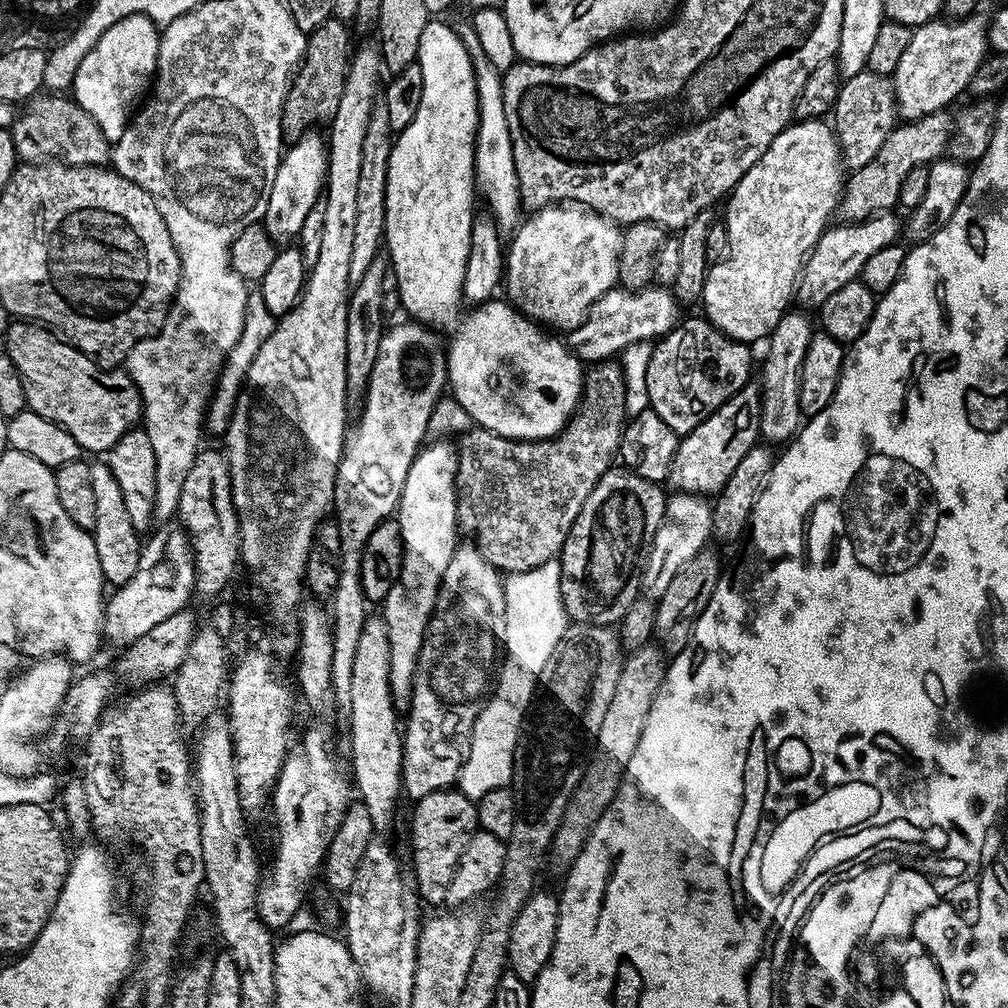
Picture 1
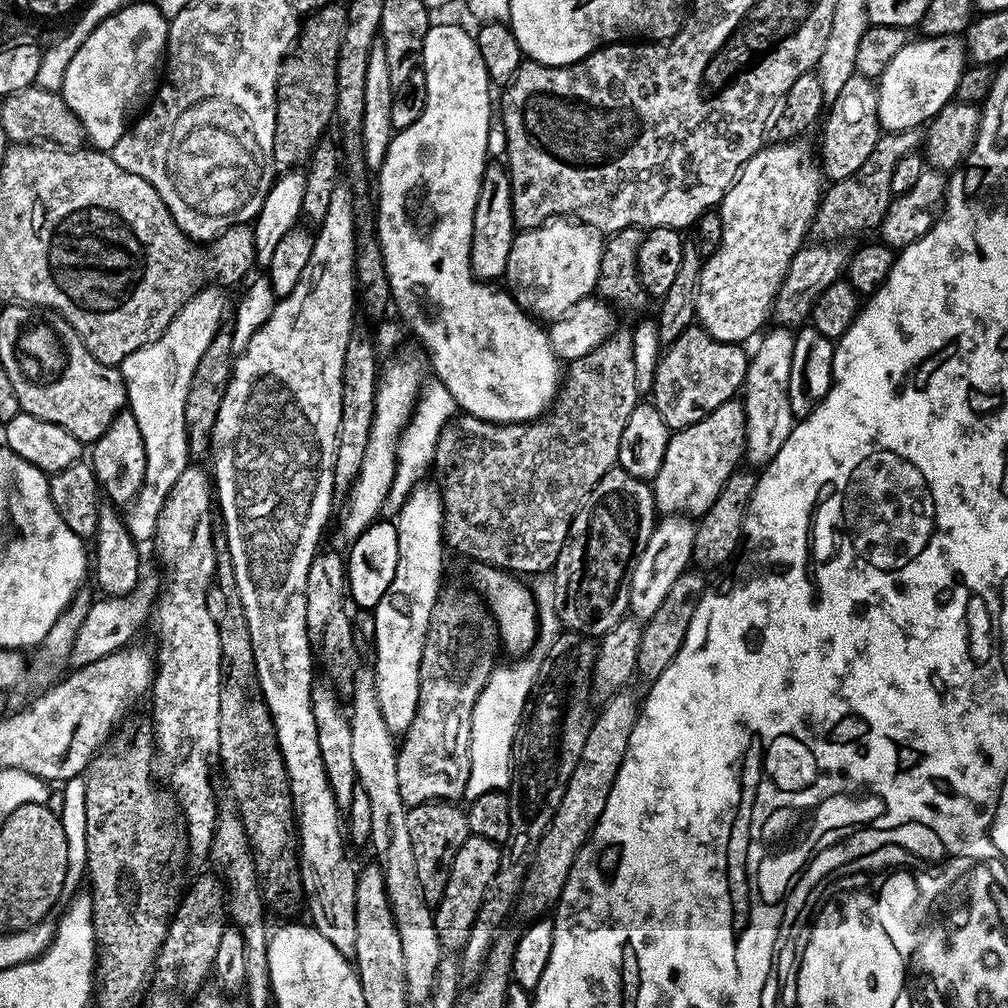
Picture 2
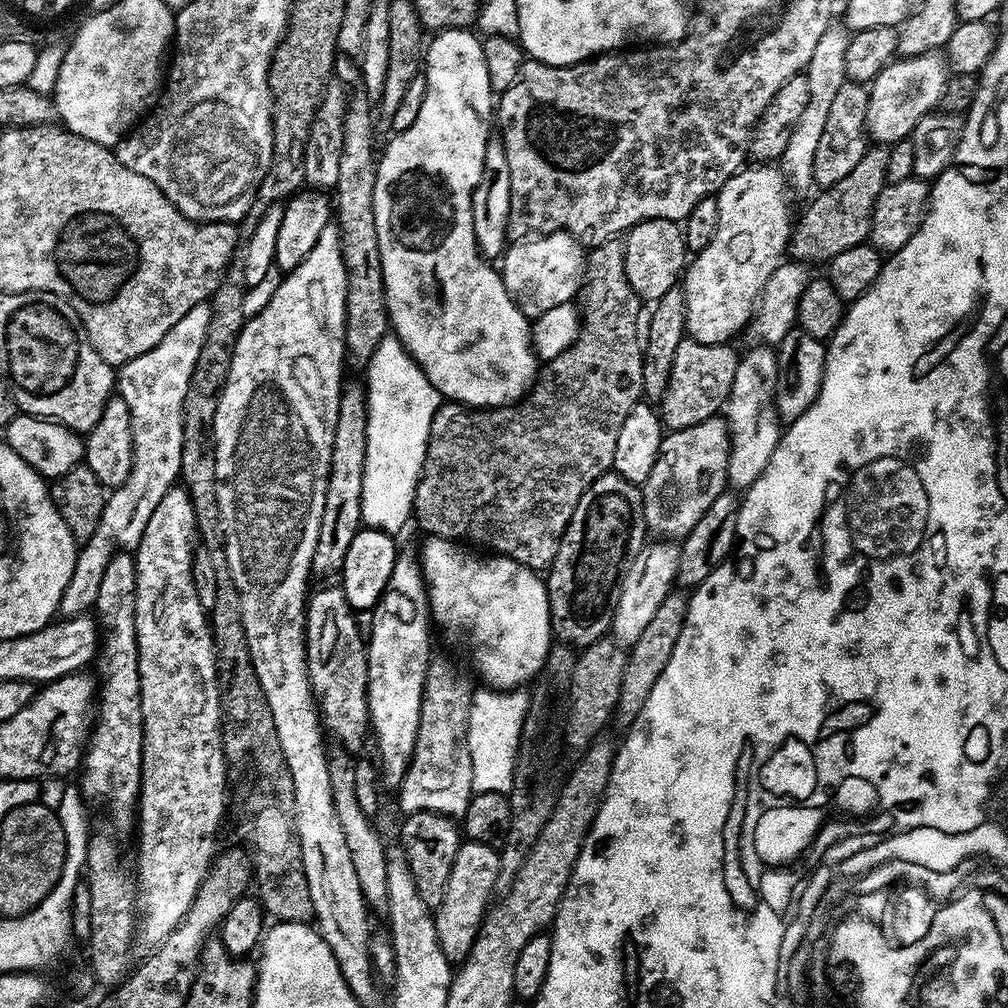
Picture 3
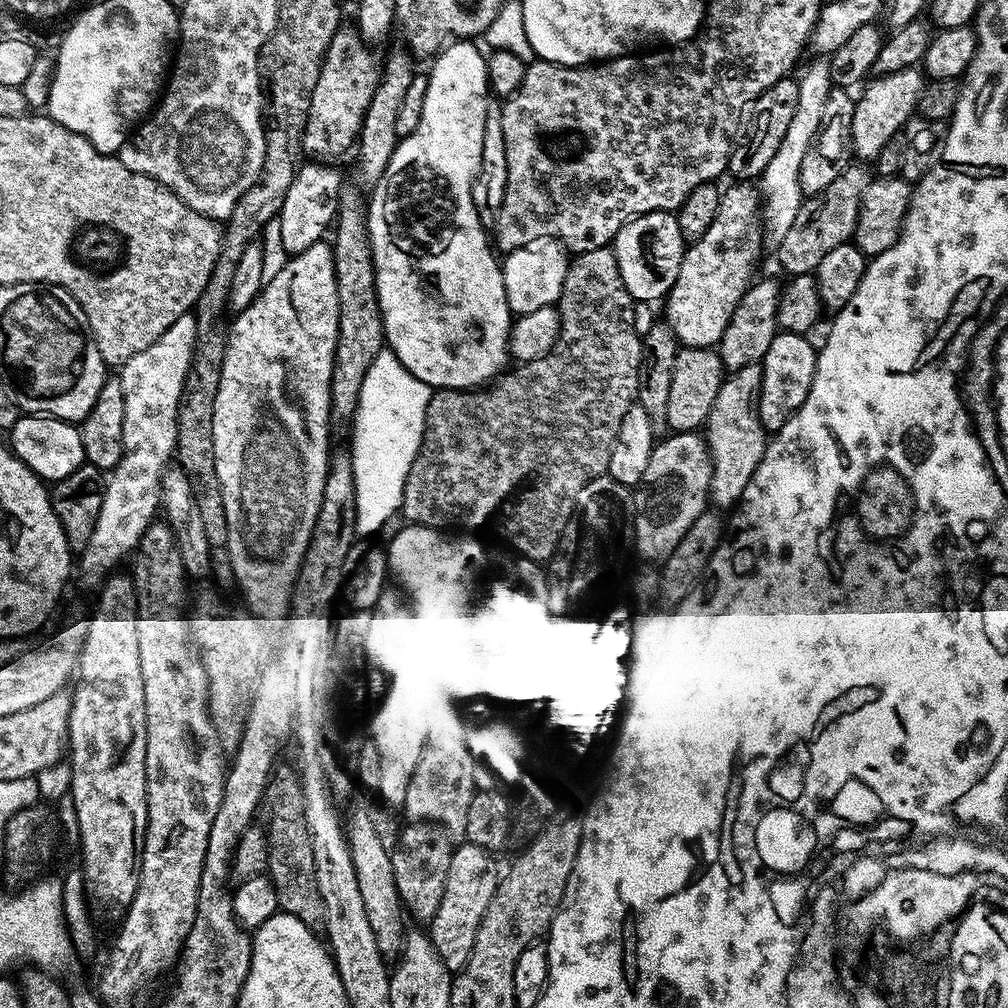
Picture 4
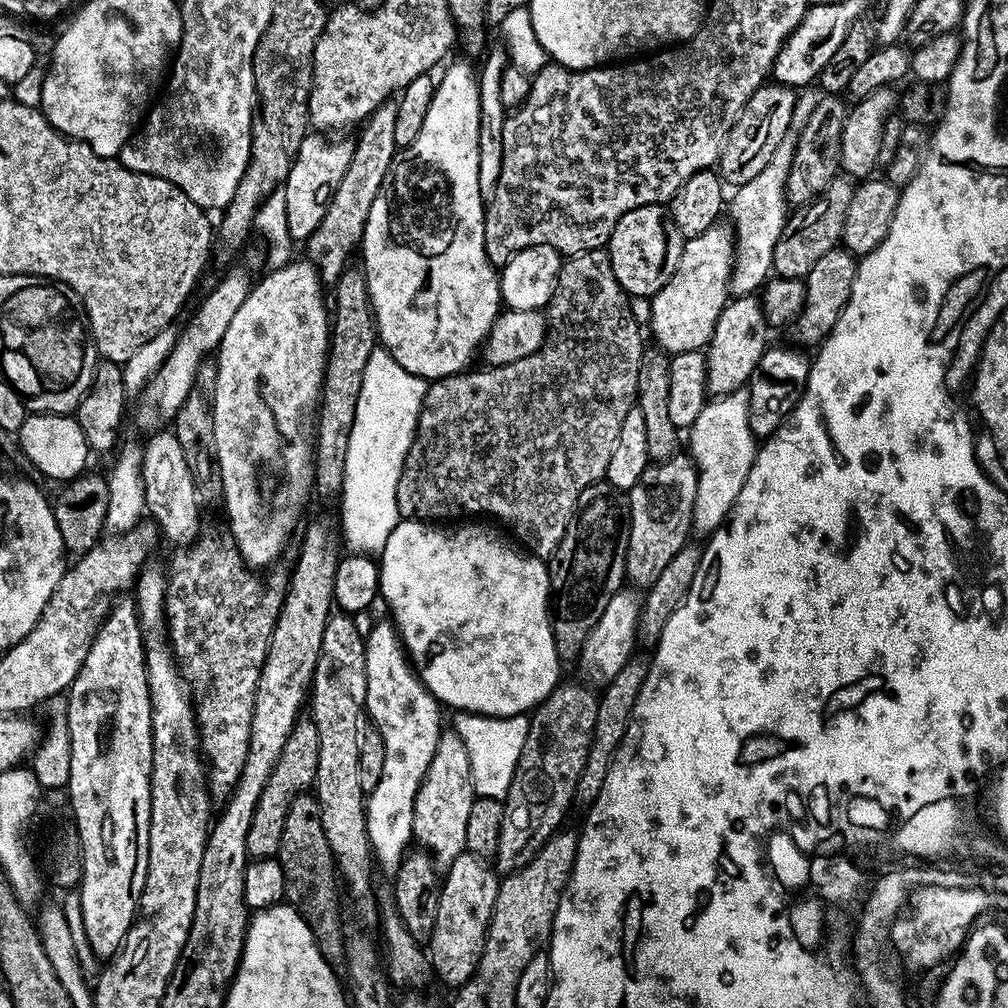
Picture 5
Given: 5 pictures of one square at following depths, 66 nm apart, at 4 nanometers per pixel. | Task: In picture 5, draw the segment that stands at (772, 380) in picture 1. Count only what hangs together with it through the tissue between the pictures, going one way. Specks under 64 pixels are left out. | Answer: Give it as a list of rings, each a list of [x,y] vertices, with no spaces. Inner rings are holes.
[[[747,391],[709,399],[702,414],[694,418],[686,436],[686,448],[698,474],[698,494],[694,498],[692,515],[692,532],[695,535],[707,538],[727,520],[738,494],[742,494],[742,486],[746,486],[750,466],[754,466],[756,461],[757,447],[758,437],[750,428]]]

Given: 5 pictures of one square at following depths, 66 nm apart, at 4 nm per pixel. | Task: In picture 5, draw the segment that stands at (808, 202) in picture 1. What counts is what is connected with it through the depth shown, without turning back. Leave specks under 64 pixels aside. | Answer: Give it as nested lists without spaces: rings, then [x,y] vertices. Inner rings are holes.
[[[714,226],[694,238],[684,241],[678,266],[656,295],[651,297],[650,330],[657,345],[669,354],[698,352],[707,349],[718,318],[730,299],[734,232],[731,227]]]

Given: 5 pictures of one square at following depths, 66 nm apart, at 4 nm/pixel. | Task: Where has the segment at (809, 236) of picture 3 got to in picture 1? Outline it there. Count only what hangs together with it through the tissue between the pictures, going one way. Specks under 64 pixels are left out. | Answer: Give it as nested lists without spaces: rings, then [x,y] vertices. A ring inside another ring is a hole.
[[[948,110],[897,123],[886,142],[882,142],[878,154],[874,154],[866,166],[855,169],[845,179],[838,209],[838,216],[841,216],[839,219],[845,224],[860,224],[880,212],[893,211],[900,203],[900,191],[906,174],[910,174],[914,166],[931,165],[933,160],[941,159],[947,153],[953,123],[953,113]]]

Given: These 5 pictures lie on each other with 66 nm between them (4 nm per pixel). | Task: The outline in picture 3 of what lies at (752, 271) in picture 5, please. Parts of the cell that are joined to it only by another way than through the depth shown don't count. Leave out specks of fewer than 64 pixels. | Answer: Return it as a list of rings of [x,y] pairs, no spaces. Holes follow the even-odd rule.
[[[833,23],[822,34],[814,55],[806,69],[808,85],[810,86],[810,102],[806,104],[806,111],[790,134],[790,142],[786,142],[786,150],[782,157],[782,168],[790,181],[791,187],[813,187],[812,171],[814,170],[814,154],[818,154],[818,146],[822,142],[822,130],[826,130],[826,118],[830,115],[830,105],[846,82],[846,46],[848,45],[849,29],[843,23]]]

